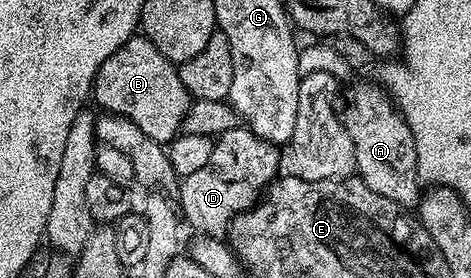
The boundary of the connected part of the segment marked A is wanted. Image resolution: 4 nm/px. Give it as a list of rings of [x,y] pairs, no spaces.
[[[355,84],[347,92],[347,101],[341,104],[341,119],[355,151],[355,172],[360,180],[369,186],[369,190],[377,190],[377,194],[385,194],[393,202],[397,202],[404,210],[411,210],[420,203],[421,181],[417,171],[417,154],[415,139],[409,130],[407,121],[403,119],[395,107],[390,95],[382,87],[374,88],[371,84]]]

